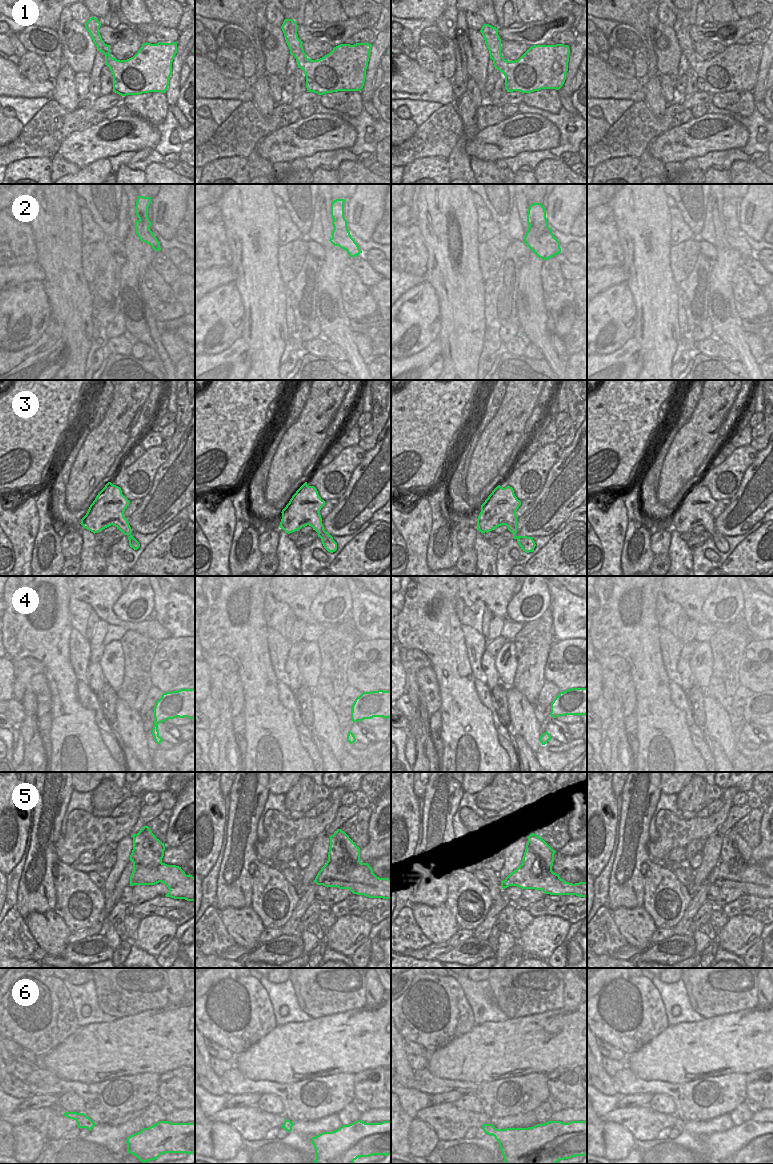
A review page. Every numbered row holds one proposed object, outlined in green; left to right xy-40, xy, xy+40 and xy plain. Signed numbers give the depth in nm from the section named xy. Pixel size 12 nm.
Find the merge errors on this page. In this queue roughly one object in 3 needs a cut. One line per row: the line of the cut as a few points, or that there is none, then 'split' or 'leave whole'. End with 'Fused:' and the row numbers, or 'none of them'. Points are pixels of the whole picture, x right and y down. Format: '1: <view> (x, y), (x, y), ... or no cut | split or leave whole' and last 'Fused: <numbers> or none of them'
1: no cut | leave whole
2: xy+40 (550, 229), (538, 236), (526, 232) | split
3: no cut | leave whole
4: no cut | leave whole
5: xy (328, 860), (333, 861), (344, 873), (352, 870), (360, 862) | split
6: no cut | leave whole
Fused: 2, 5

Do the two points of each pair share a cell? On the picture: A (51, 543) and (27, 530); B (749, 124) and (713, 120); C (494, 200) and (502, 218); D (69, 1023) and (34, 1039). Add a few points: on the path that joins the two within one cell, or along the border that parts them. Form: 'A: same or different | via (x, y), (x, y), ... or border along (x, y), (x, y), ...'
A: different | border along (36, 511), (39, 517), (39, 525), (31, 558)
B: different | border along (719, 114), (732, 116), (747, 130), (745, 146)
C: same | via (497, 204), (498, 214)
D: same | via (60, 1023), (51, 1023), (43, 1030)

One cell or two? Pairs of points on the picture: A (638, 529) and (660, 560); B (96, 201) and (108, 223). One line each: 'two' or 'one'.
A: two
B: one

